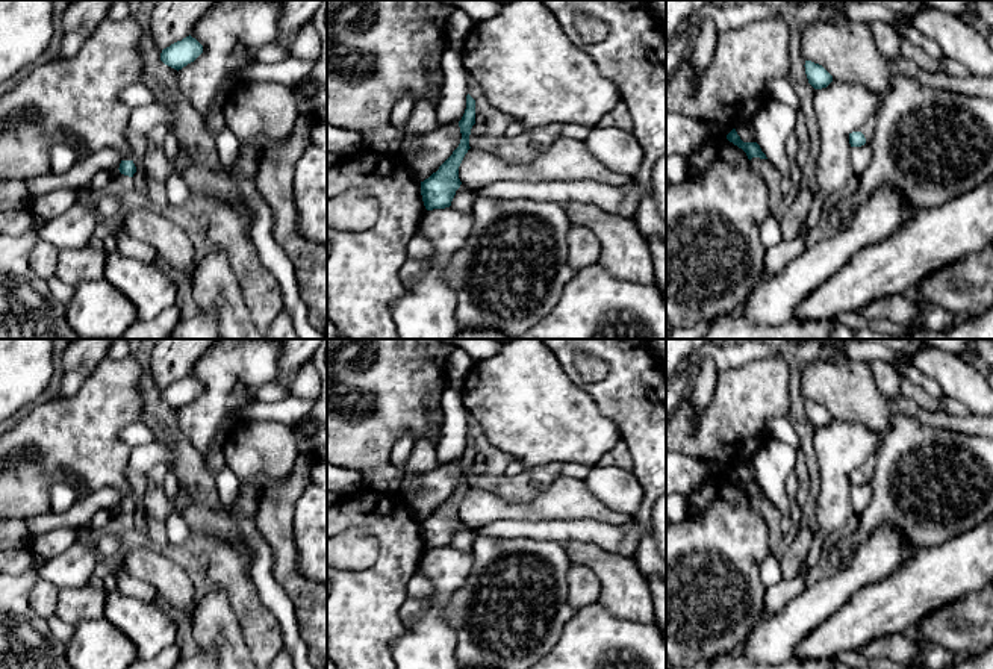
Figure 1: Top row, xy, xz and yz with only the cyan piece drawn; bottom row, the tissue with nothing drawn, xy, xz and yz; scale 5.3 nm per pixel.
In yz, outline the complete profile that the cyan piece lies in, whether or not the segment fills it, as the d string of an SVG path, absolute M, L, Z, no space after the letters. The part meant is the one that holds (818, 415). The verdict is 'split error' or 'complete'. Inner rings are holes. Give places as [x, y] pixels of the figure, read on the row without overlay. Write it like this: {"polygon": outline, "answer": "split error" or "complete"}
{"polygon": "M805 400L804 406L808 422L814 428L826 427L833 421L833 415L822 404L814 403L811 400Z", "answer": "complete"}

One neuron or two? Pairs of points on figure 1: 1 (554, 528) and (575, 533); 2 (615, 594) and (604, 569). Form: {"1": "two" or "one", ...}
{"1": "one", "2": "one"}

